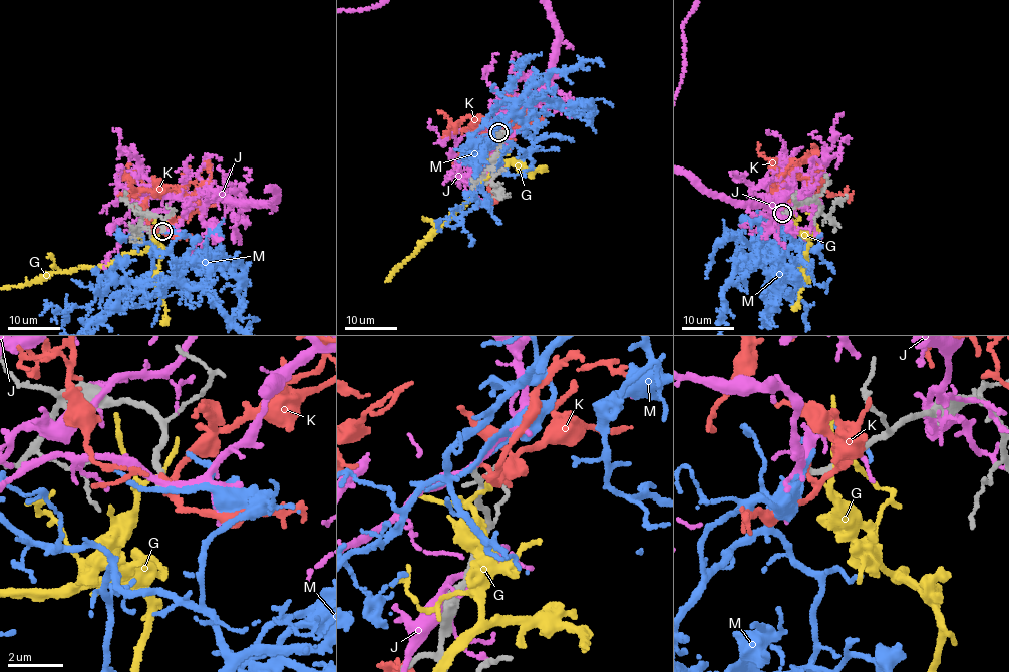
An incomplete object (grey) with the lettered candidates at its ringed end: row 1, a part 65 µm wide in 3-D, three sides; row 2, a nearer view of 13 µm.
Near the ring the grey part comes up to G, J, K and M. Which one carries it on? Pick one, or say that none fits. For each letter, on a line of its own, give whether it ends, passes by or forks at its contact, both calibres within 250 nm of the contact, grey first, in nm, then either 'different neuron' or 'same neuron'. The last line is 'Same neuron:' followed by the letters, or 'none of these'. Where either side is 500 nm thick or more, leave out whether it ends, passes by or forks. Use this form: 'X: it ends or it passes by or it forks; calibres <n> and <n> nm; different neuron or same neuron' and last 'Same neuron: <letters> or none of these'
G: it ends; calibres 280 and 190 nm; different neuron
J: it passes by; calibres 200 and 240 nm; different neuron
K: it passes by; calibres 200 and 120 nm; different neuron
M: it passes by; calibres 200 and 160 nm; different neuron
Same neuron: none of these

